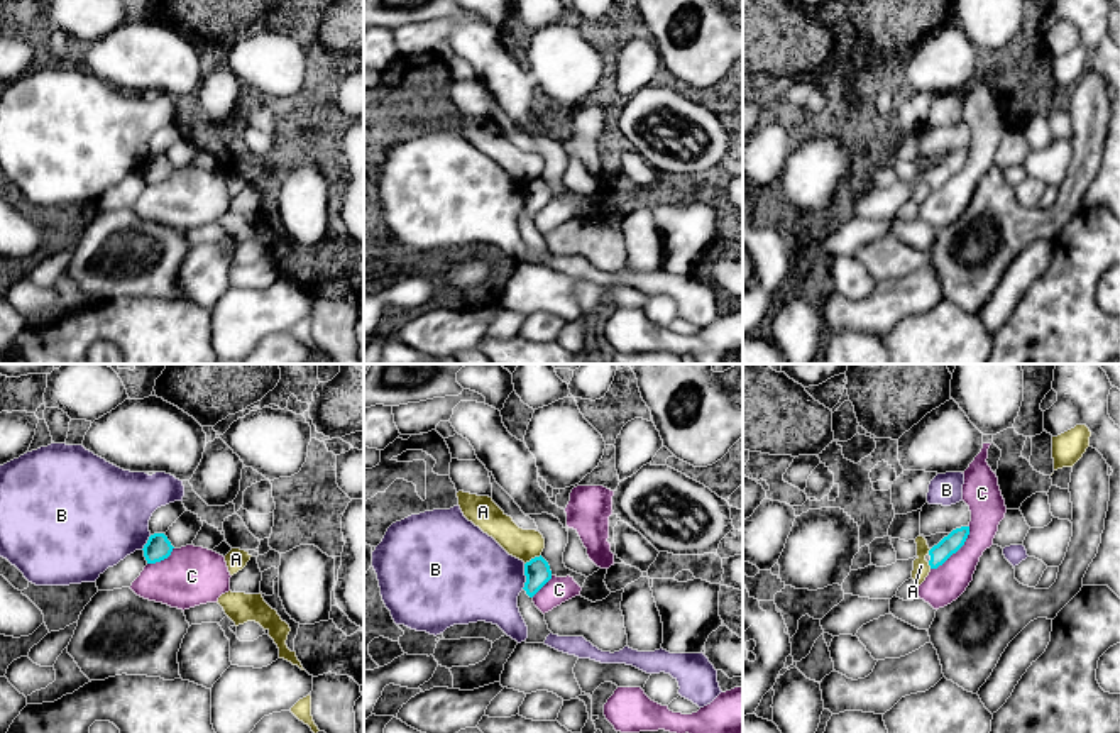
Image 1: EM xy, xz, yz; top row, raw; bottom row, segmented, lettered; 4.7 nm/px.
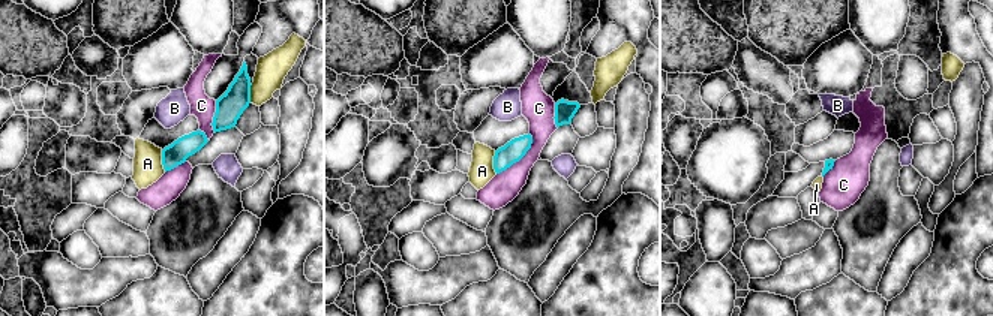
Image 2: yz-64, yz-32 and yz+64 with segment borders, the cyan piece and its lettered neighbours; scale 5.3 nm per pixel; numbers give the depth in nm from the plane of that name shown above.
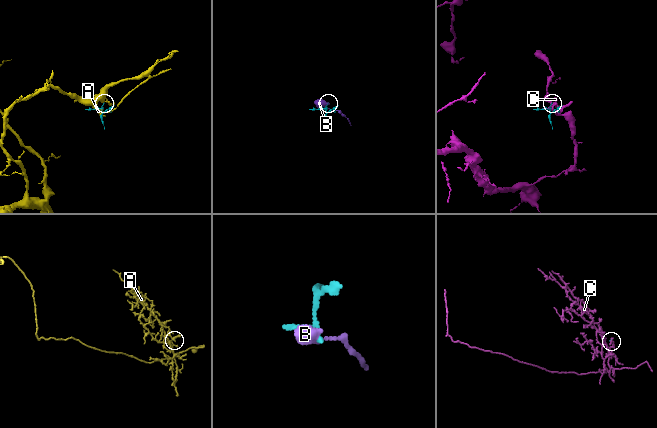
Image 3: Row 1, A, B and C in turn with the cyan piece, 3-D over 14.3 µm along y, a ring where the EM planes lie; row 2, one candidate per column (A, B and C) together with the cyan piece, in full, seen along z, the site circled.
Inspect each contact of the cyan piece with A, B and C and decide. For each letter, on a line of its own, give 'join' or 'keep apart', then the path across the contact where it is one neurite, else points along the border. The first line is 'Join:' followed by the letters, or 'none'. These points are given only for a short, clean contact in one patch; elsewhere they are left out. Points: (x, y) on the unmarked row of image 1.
Join: none
A: keep apart
B: keep apart; border xz (525, 185), (525, 205), (521, 209)
C: keep apart

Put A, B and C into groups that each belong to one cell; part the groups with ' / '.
A / B / C

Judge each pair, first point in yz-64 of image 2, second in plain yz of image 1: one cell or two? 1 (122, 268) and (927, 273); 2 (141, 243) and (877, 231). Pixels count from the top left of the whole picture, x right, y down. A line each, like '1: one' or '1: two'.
1: one
2: two

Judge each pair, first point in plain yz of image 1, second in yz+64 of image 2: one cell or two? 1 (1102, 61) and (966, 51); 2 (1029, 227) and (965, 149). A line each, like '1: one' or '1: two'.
1: one
2: one

